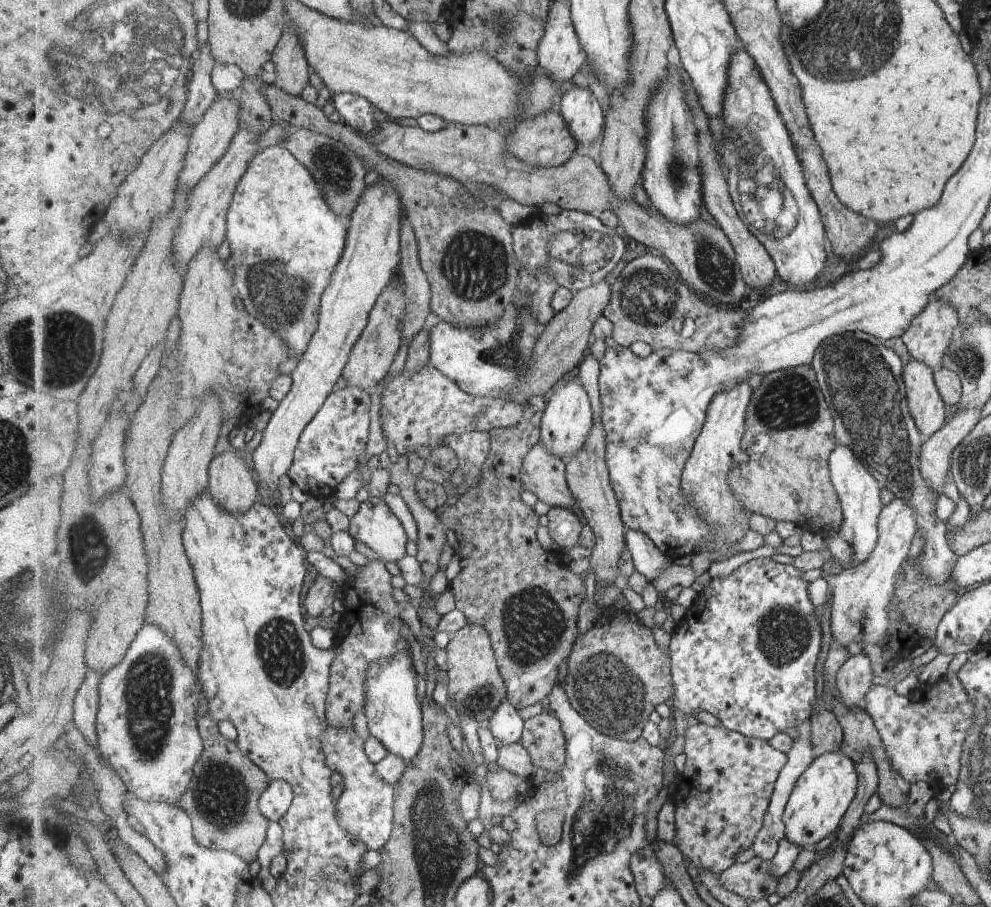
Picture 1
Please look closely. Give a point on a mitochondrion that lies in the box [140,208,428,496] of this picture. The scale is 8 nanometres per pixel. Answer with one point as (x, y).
(285, 294)

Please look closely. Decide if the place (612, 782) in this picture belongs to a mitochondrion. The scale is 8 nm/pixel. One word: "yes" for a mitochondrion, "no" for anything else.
yes

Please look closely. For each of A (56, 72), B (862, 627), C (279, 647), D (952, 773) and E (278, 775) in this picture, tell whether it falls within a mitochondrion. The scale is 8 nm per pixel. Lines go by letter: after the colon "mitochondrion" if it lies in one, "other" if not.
A: mitochondrion
B: other
C: mitochondrion
D: mitochondrion
E: other

